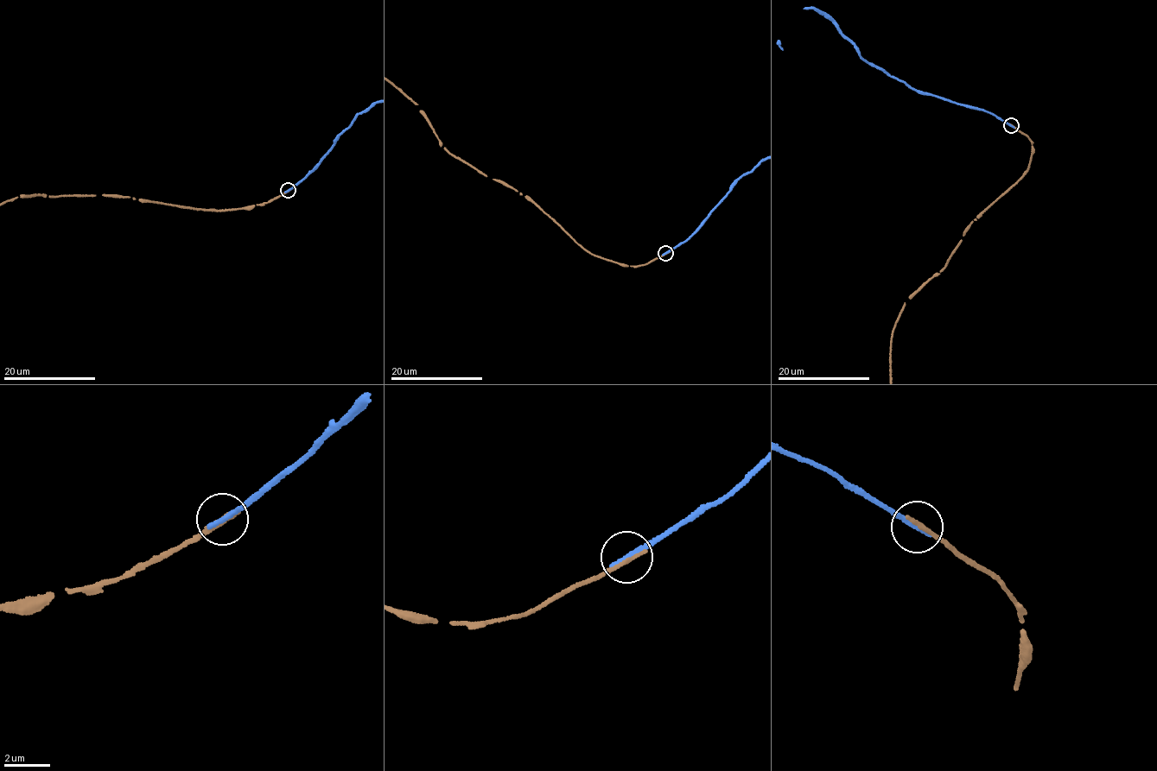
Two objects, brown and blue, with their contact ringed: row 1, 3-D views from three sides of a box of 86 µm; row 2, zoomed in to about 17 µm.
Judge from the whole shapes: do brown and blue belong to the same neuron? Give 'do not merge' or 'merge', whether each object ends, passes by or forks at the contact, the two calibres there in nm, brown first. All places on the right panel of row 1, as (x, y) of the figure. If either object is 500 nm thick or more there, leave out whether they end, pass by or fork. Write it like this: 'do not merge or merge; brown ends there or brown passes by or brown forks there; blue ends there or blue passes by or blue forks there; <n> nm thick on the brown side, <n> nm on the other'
do not merge; brown ends there; blue ends there; 240 nm thick on the brown side, 240 nm on the other

